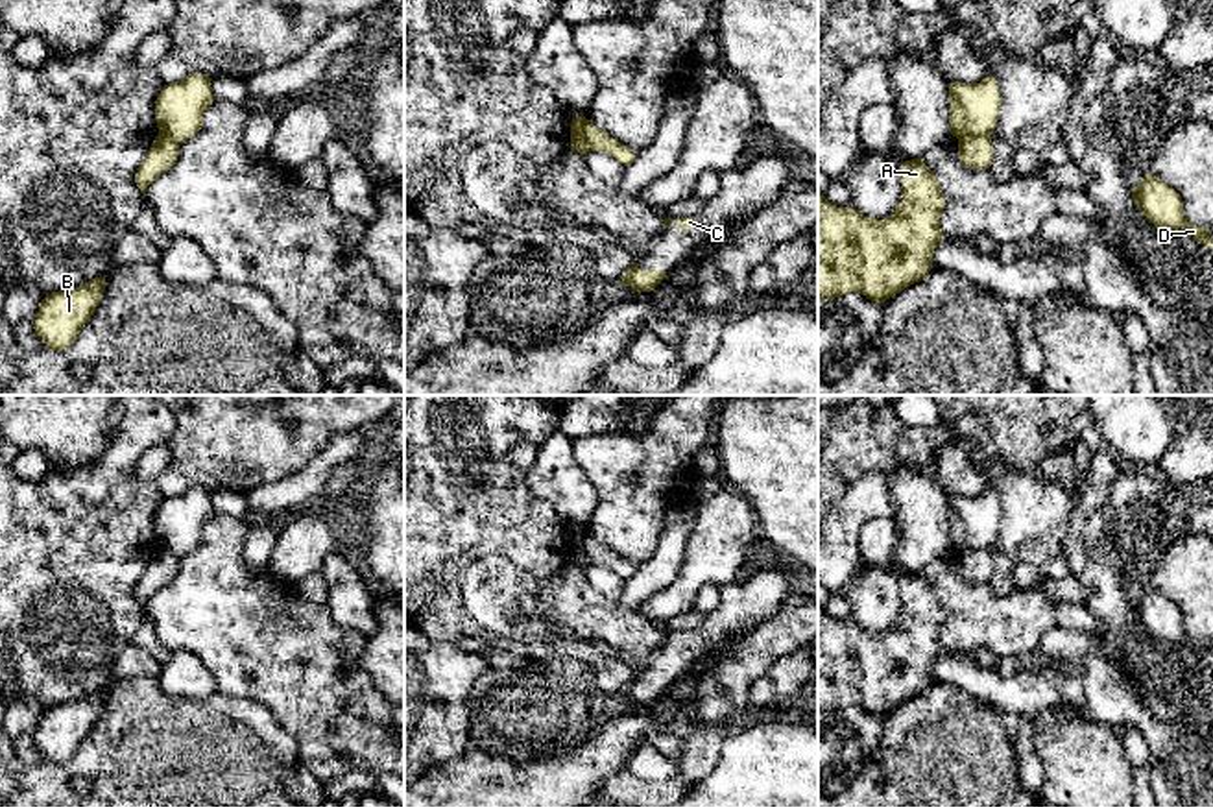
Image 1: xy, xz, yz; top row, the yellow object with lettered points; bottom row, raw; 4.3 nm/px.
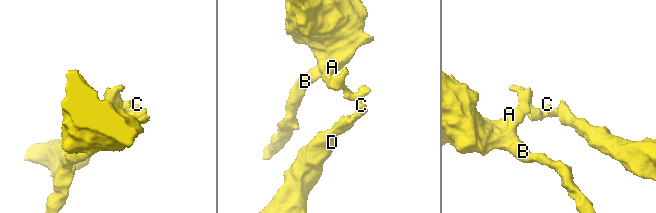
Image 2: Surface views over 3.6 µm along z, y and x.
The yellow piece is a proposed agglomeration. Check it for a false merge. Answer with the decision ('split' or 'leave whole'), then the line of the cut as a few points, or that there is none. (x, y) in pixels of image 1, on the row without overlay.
split; cut xz (573, 532), (580, 547), (575, 554), (586, 566)

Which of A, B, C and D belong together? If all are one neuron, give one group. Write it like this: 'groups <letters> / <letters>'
groups A B / C D

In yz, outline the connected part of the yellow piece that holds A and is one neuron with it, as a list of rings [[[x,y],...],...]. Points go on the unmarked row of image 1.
[[[919,572],[905,574],[901,584],[901,615],[884,633],[871,633],[853,620],[836,620],[818,606],[818,717],[849,705],[884,717],[934,681],[932,667],[945,654],[940,644],[945,620],[942,600]]]

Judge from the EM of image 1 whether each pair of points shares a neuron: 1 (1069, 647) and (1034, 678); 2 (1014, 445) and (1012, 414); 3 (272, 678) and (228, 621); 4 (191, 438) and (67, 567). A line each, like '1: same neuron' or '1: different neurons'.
1: same neuron
2: same neuron
3: same neuron
4: different neurons

